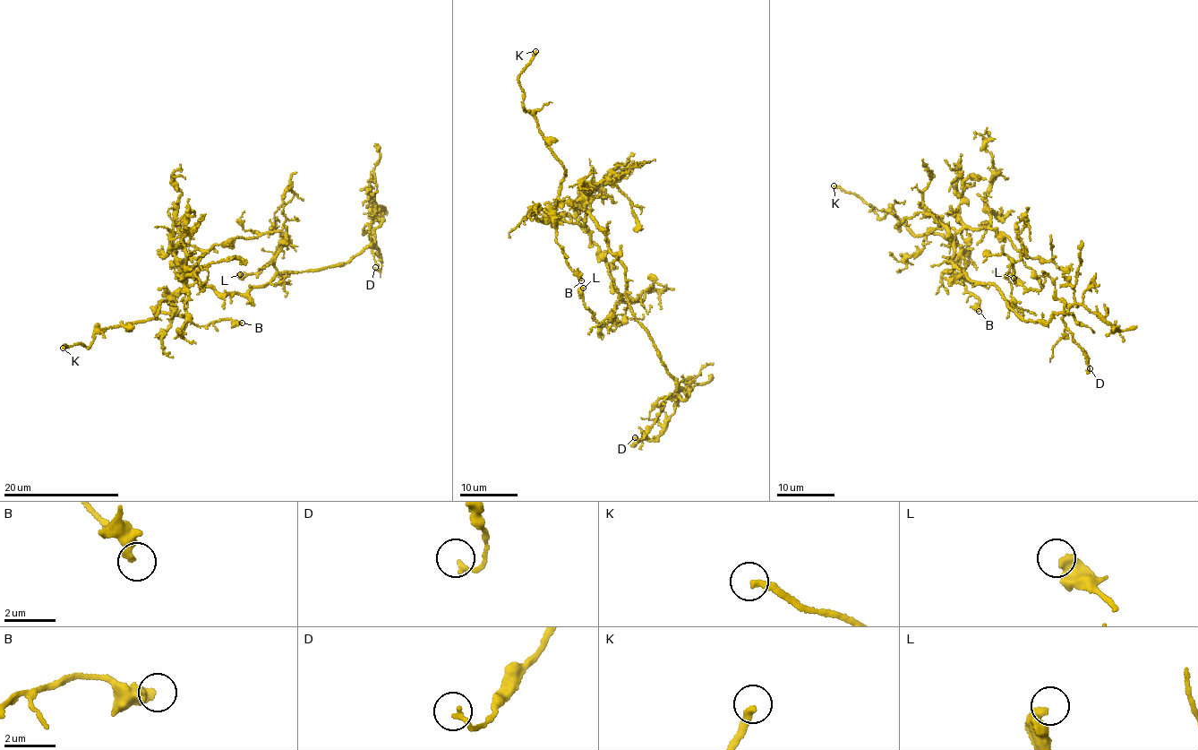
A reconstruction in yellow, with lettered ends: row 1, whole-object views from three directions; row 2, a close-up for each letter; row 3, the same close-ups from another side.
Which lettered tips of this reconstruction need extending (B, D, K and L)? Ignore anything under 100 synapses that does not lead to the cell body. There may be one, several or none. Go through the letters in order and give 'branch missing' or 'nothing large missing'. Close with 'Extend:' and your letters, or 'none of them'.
B: nothing large missing
D: nothing large missing
K: branch missing
L: nothing large missing
Extend: K

